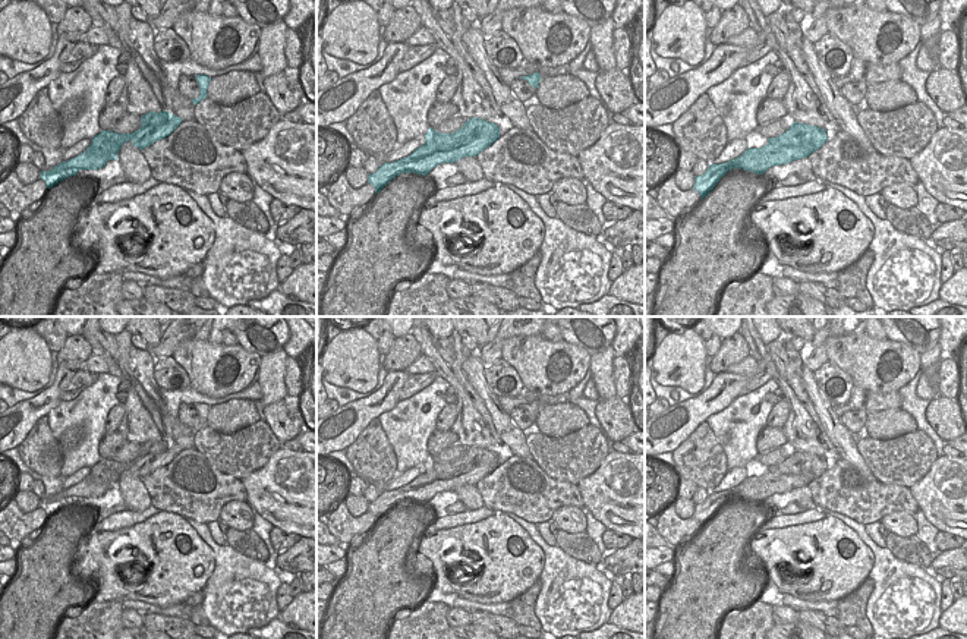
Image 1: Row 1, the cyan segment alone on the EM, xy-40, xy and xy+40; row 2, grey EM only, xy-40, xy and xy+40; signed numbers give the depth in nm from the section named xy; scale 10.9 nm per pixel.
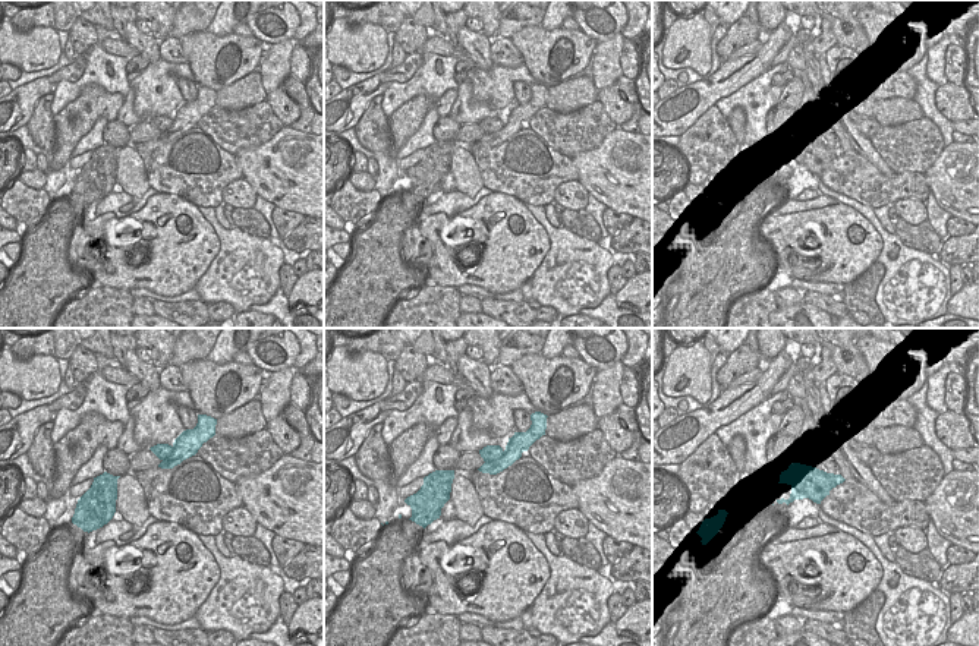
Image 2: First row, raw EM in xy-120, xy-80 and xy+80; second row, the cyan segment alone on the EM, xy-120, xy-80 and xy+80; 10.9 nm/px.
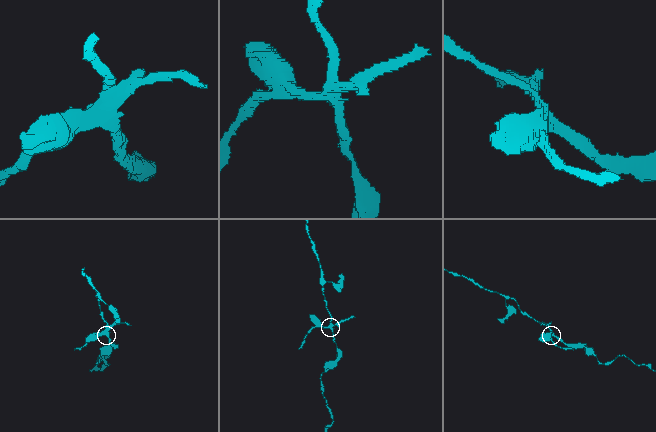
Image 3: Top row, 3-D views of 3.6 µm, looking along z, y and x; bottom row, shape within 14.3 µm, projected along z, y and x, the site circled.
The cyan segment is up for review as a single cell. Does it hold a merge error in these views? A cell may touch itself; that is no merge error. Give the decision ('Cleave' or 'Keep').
Cleave

